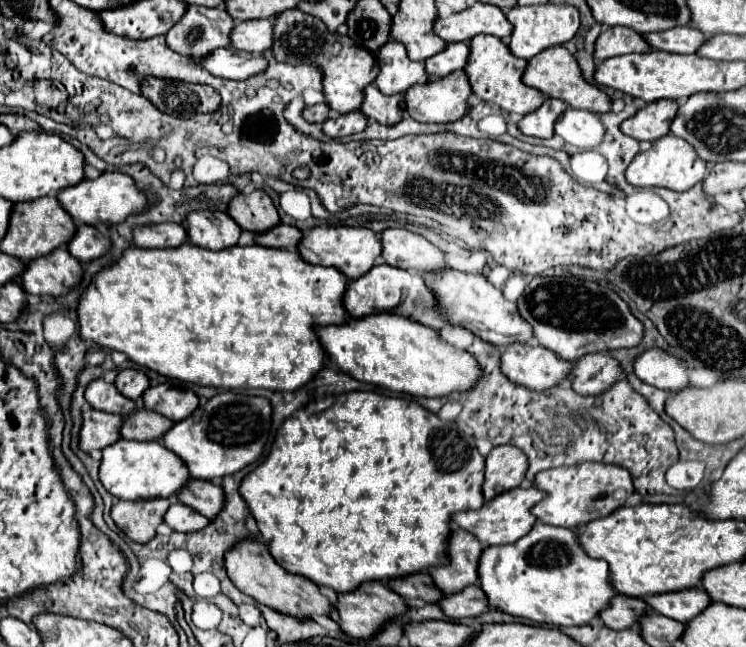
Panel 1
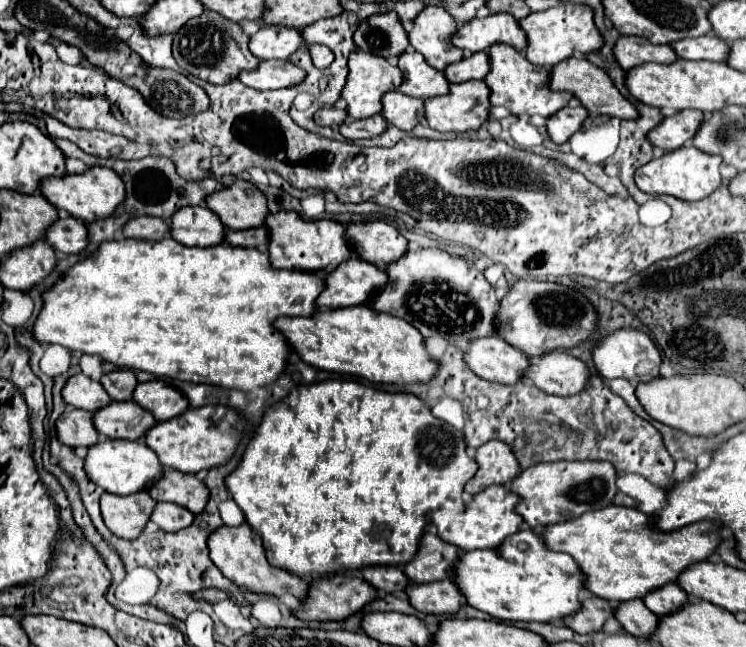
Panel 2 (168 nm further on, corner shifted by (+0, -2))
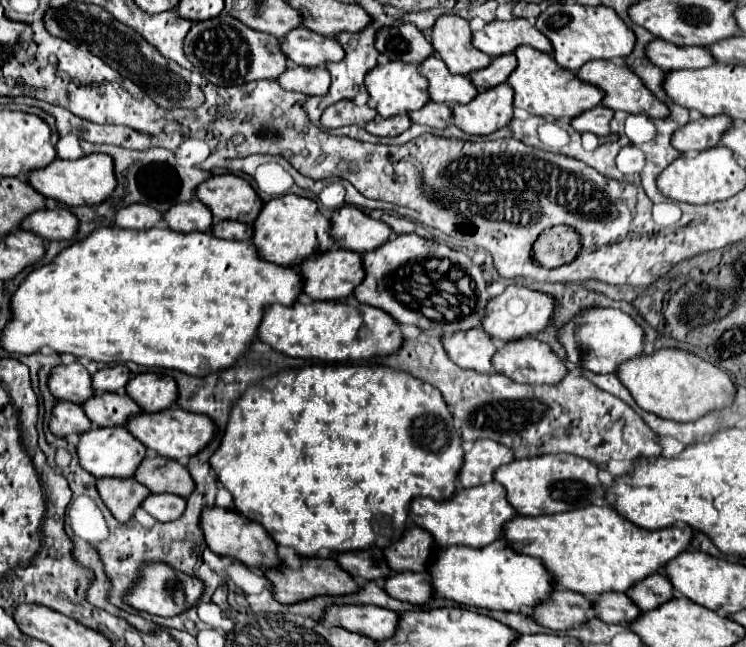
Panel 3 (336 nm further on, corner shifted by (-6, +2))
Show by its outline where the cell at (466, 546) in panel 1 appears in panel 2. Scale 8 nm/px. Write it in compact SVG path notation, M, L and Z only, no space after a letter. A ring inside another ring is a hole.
M432 527L420 539L420 547L410 563L402 567L414 583L432 583L448 577L448 569L456 563L460 549L442 541Z

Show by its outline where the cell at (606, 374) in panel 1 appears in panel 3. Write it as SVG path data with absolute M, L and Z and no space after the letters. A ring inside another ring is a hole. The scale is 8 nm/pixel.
M516 339L516 343L506 343L494 355L494 367L498 373L508 375L516 383L536 383L536 385L556 385L560 383L568 369L564 361L538 339Z

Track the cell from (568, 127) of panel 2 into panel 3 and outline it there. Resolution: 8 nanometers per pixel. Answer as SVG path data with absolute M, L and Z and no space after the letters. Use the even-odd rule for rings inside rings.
M598 105L598 107L588 109L588 111L584 111L582 115L574 117L574 119L570 121L570 125L572 125L572 129L578 131L578 133L590 131L590 133L596 133L596 135L610 135L612 131L610 131L608 123L610 123L612 115L614 115L612 109L608 109L608 107L604 107L604 105Z

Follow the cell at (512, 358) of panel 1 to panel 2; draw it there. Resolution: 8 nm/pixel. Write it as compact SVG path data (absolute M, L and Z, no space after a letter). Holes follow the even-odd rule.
M498 335L472 339L464 351L464 363L478 377L508 385L520 381L524 369L530 365L528 357L522 351L504 343L504 339Z

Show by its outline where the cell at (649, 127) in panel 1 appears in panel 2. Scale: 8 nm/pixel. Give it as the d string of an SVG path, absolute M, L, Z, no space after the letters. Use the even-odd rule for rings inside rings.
M680 111L674 117L666 117L654 131L648 133L648 139L654 147L660 147L664 151L676 151L684 143L688 143L698 127L702 125L702 111Z

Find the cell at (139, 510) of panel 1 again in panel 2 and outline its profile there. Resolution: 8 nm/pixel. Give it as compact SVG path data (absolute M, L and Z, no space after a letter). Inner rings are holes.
M138 491L138 495L110 495L100 497L100 509L106 527L122 537L136 539L142 533L142 527L148 523L156 501L148 491Z

